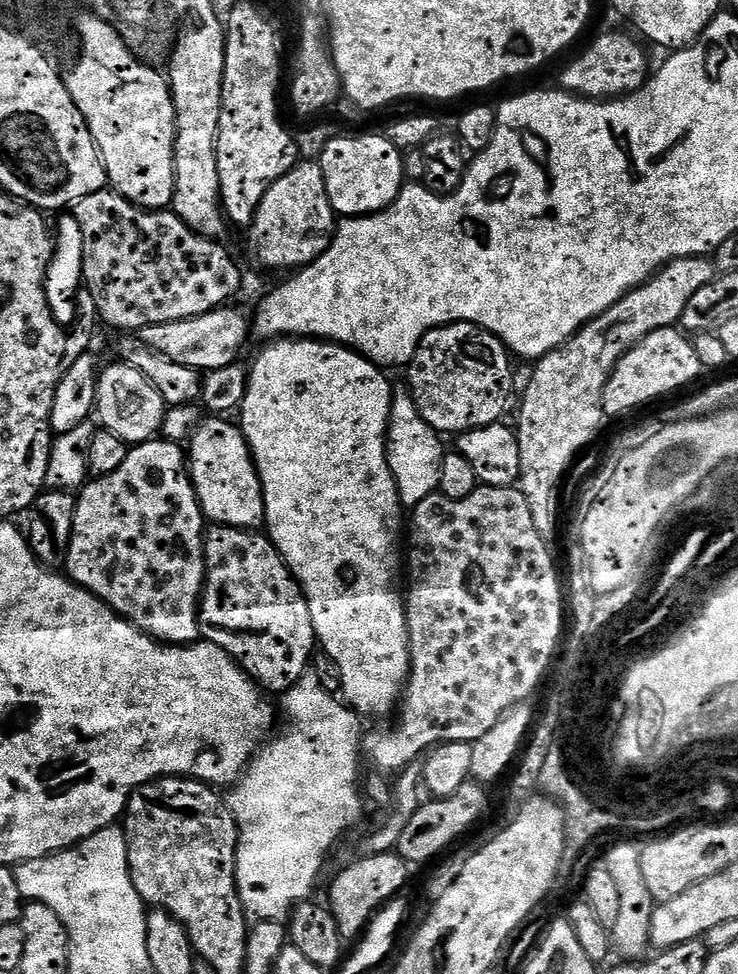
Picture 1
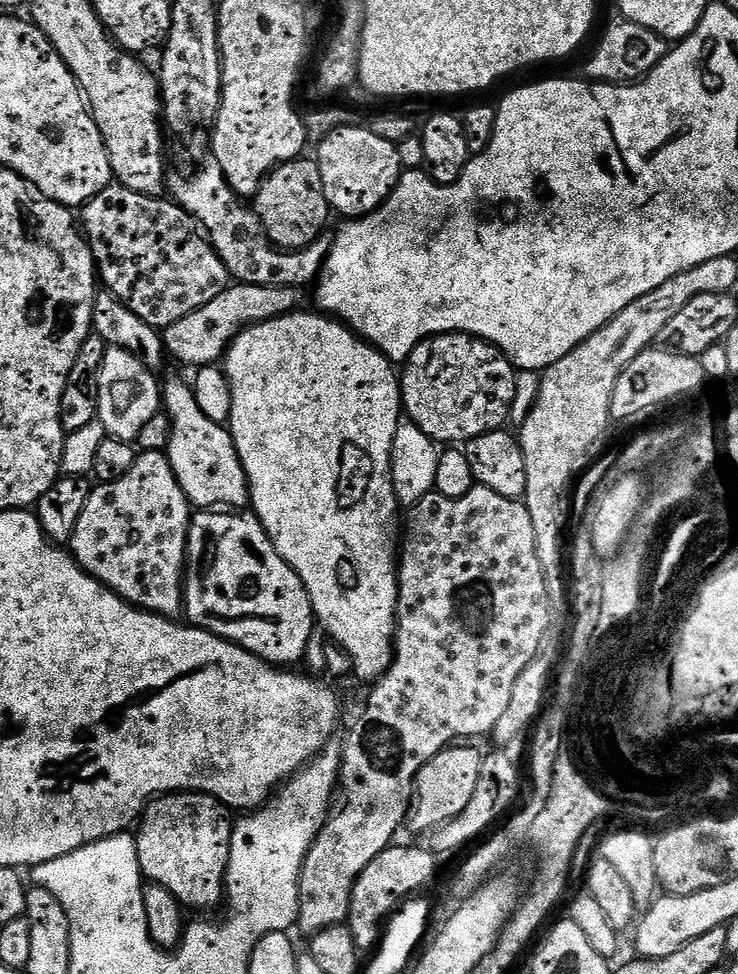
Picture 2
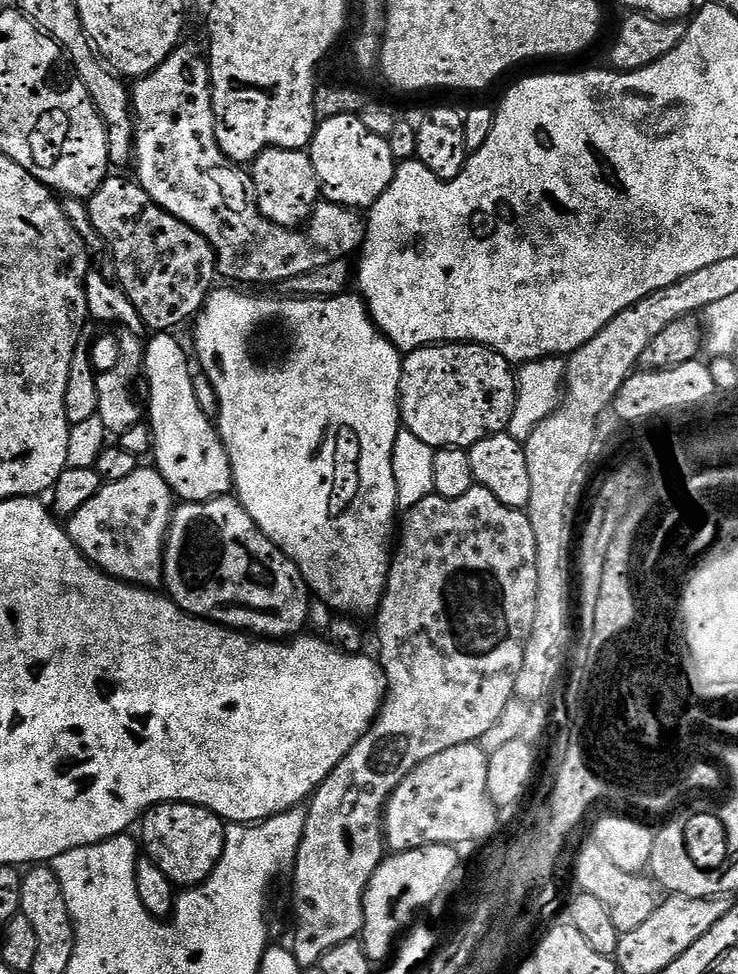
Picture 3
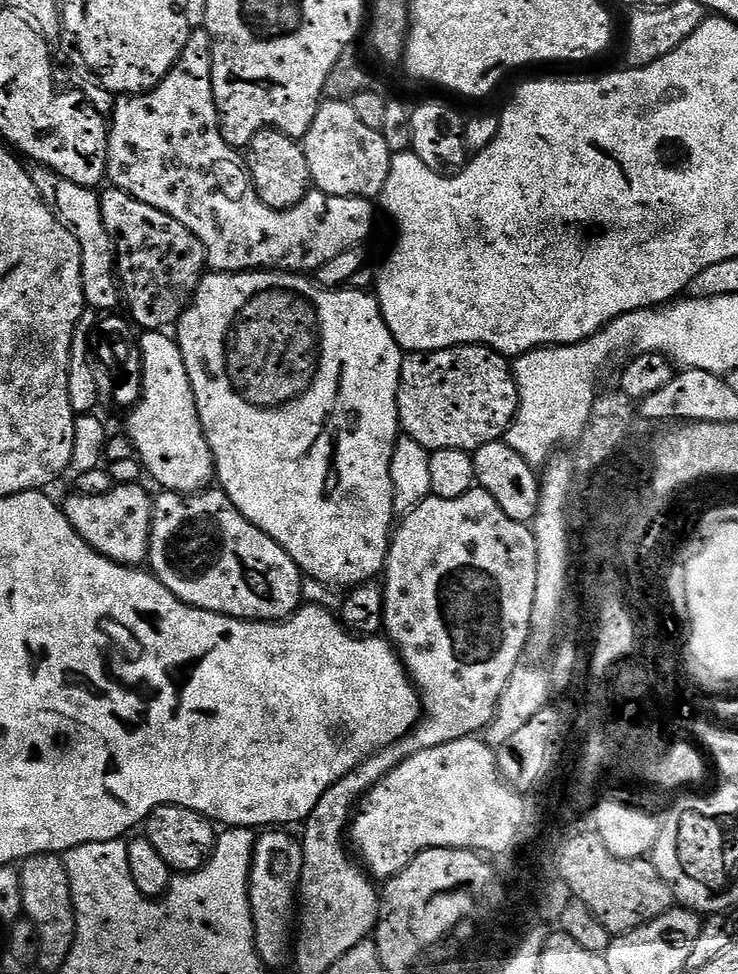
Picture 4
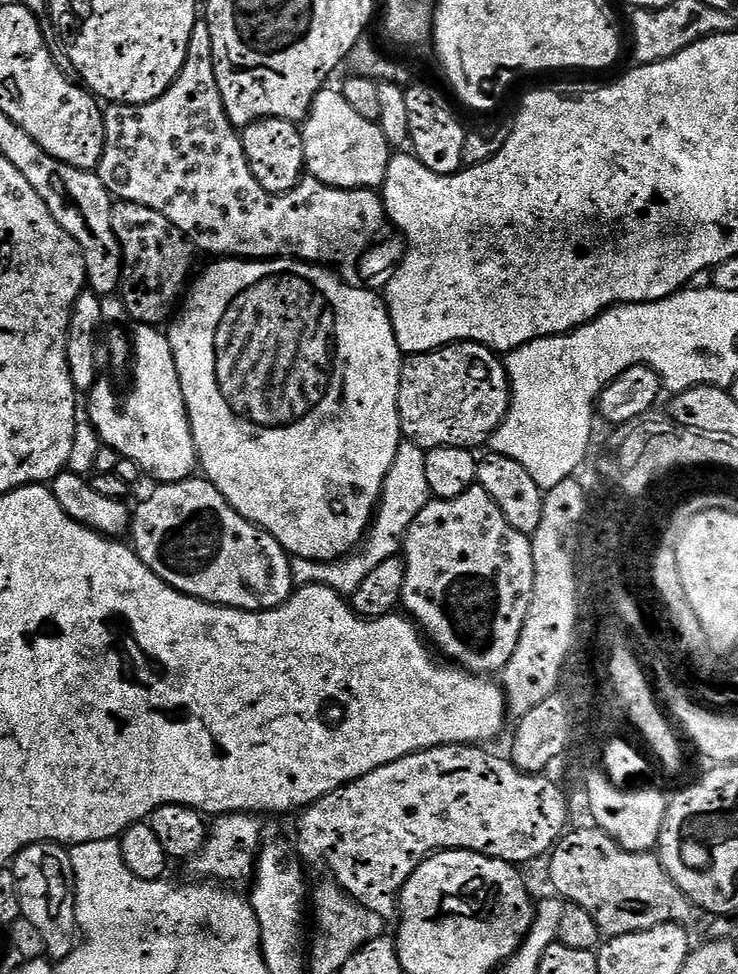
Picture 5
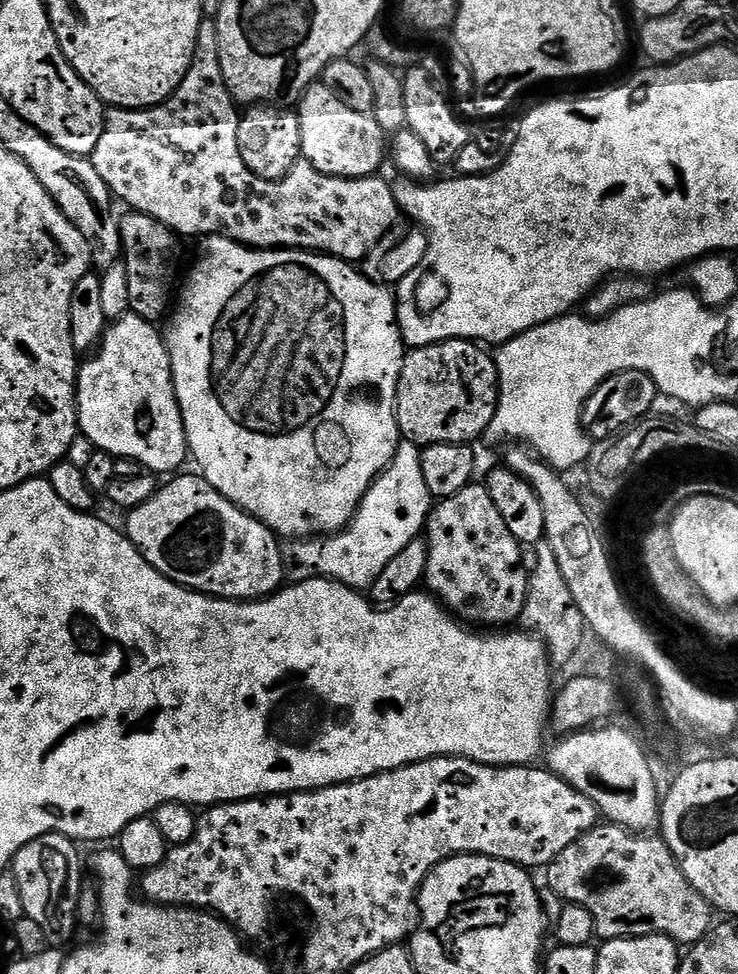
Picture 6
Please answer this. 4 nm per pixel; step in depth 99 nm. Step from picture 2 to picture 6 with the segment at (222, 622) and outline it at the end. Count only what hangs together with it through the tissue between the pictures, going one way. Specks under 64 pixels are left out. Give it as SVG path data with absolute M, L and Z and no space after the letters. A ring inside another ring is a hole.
M184 474L173 475L169 484L161 483L145 504L127 513L126 535L144 555L146 562L183 588L222 600L263 600L280 591L286 577L282 544L276 533L218 494L218 490L214 490L214 486L210 486L203 476L180 475Z

